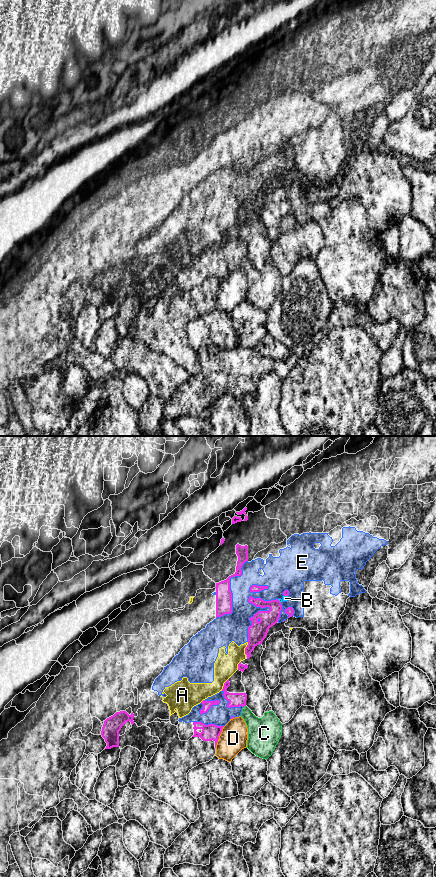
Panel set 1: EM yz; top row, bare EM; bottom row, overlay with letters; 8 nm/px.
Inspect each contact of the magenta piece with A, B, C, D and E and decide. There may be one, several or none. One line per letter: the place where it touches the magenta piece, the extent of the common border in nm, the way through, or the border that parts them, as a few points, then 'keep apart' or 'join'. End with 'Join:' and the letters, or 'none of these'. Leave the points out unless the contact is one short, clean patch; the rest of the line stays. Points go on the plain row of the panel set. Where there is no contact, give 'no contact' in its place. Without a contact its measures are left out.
A: contact yz (224, 236); length 120 nm; keep apart
B: contact yz (286, 147); length 30 nm; keep apart
C: contact yz (244, 257); length 30 nm; border yz (245, 257), (243, 259); keep apart
D: contact yz (218, 289); length 190 nm; keep apart
E: contact yz (264, 159); length 420 nm; keep apart
Join: none of these

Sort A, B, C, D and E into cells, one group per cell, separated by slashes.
A / B E / C / D

